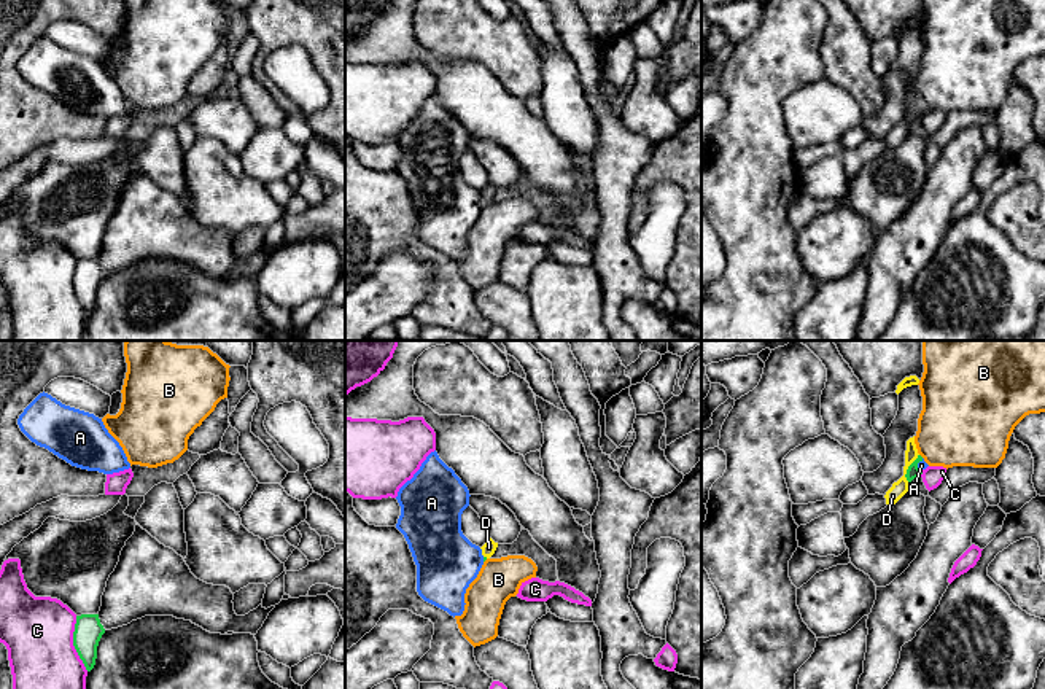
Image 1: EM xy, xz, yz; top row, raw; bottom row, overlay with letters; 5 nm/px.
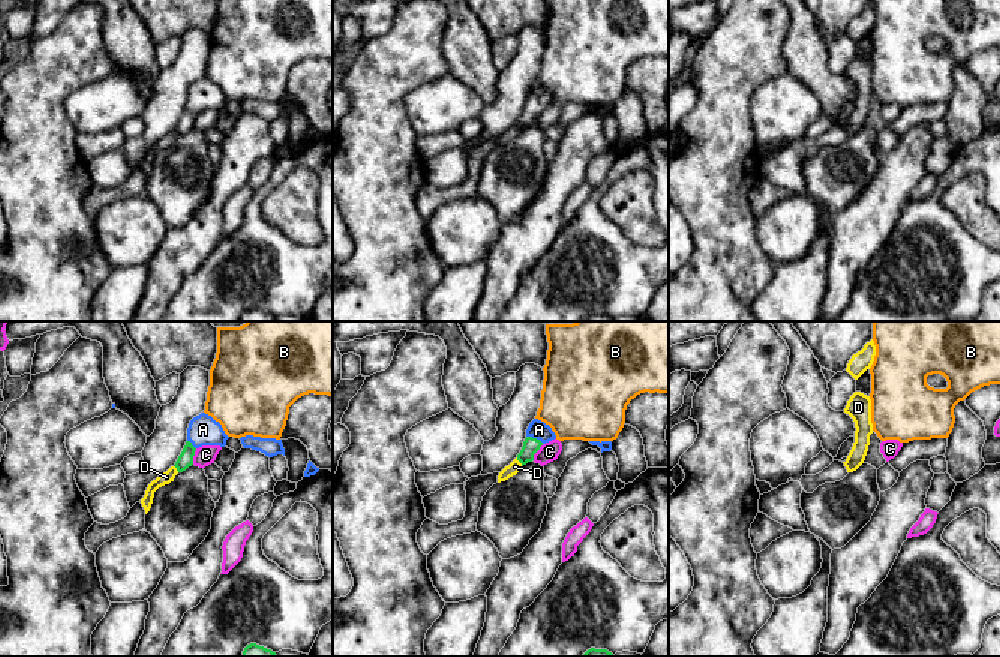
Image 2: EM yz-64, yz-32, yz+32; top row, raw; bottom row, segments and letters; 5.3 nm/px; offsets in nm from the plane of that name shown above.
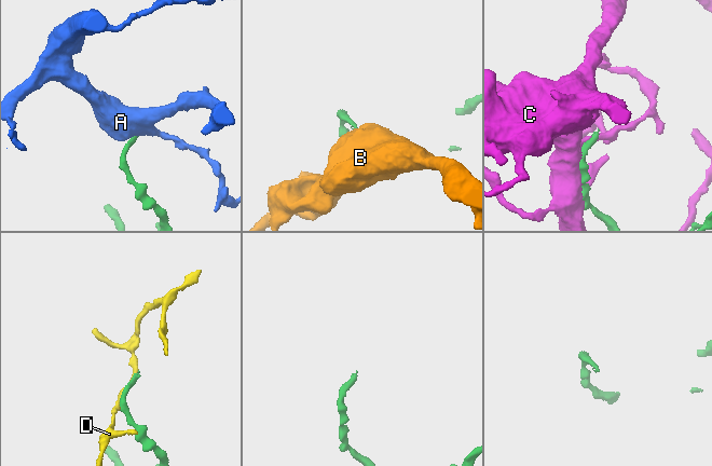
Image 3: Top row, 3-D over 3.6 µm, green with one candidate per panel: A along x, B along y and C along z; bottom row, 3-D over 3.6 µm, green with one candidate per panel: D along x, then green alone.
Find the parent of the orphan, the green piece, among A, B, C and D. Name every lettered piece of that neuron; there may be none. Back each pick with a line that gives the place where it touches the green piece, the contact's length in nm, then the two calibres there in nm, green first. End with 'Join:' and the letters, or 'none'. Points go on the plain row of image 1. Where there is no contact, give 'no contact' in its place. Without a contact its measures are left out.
A: meets green in yz at (916, 108); contact 70 nm long; 70 nm thick on the green side, 50 nm on the other
Join: A

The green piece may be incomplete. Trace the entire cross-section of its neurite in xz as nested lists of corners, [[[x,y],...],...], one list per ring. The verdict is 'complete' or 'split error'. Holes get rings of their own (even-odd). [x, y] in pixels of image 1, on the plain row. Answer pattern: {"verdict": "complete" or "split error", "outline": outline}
{"verdict": "split error", "outline": [[[436,94],[396,140],[401,150],[396,172],[417,208],[417,236],[453,261],[463,258],[466,232],[487,204],[461,175],[469,140],[468,130]]]}

